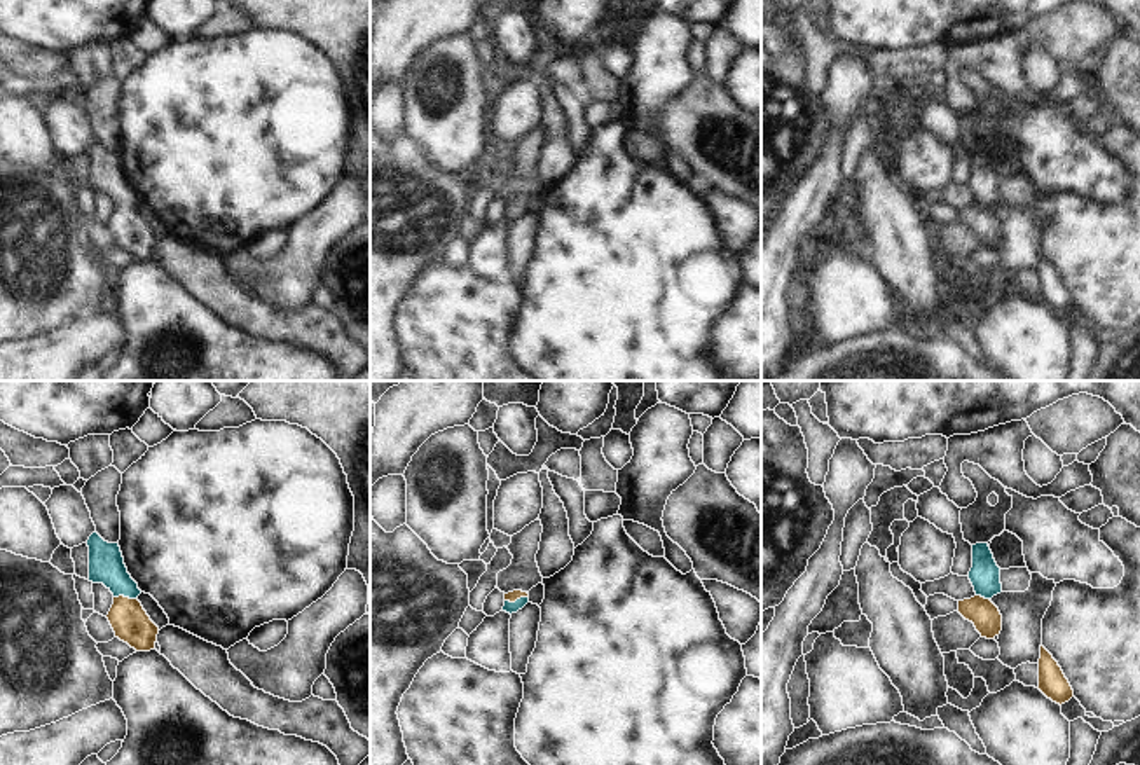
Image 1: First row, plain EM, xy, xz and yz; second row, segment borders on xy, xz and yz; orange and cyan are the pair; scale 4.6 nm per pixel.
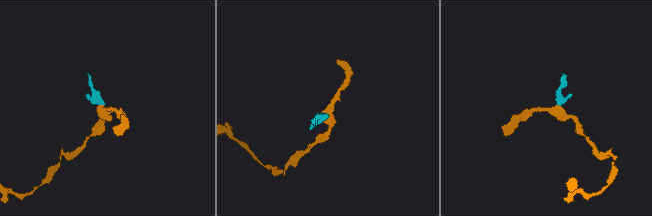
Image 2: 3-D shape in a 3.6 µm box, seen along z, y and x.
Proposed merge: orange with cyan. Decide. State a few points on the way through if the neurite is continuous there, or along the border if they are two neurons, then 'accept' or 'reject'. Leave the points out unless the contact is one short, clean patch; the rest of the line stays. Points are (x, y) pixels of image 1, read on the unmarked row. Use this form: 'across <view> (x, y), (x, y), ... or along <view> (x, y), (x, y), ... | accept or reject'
across xy (131, 233), (126, 224), (126, 206), (107, 175) | accept

